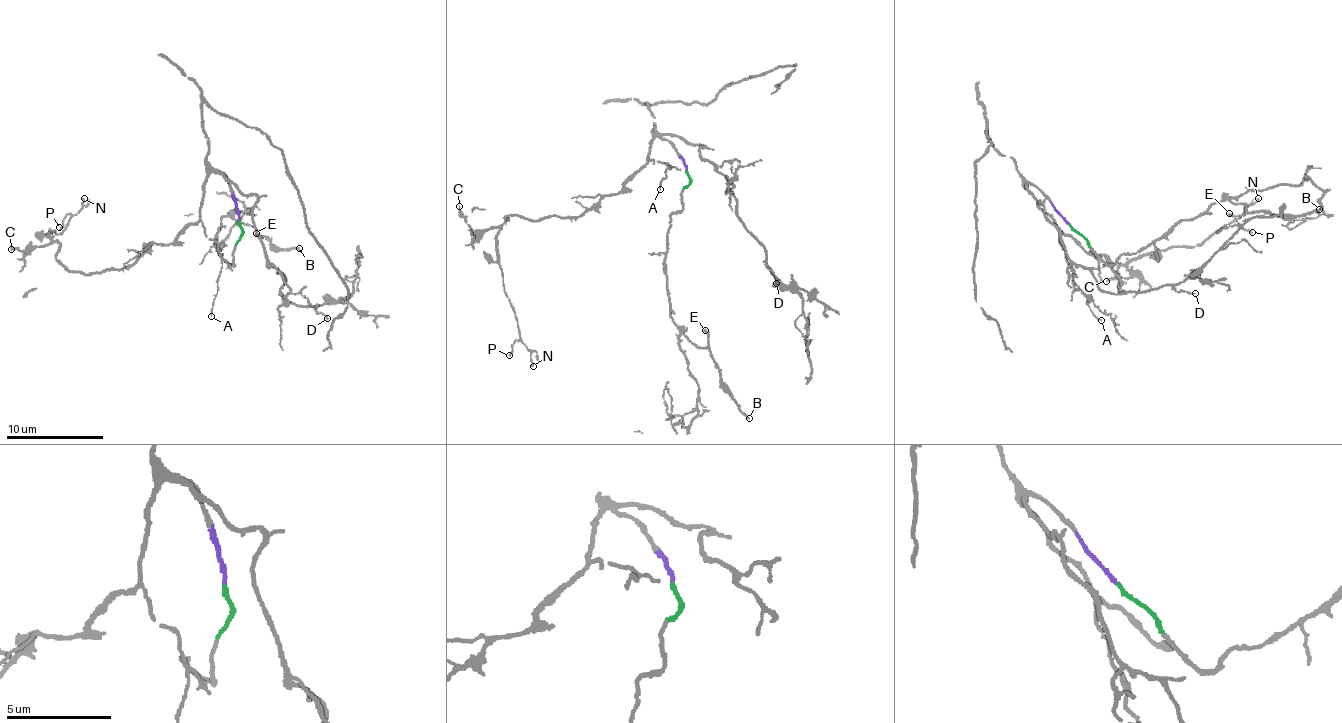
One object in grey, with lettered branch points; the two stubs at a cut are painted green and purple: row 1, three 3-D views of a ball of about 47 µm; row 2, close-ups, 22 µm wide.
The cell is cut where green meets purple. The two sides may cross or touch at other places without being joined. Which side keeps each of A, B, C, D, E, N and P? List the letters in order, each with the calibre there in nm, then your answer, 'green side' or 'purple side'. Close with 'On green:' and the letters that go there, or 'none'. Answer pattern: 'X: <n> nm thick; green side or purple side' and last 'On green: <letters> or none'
A: 120 nm thick; purple side
B: 180 nm thick; green side
C: 240 nm thick; purple side
D: 120 nm thick; purple side
E: 200 nm thick; green side
N: 140 nm thick; purple side
P: 140 nm thick; purple side
On green: B, E

